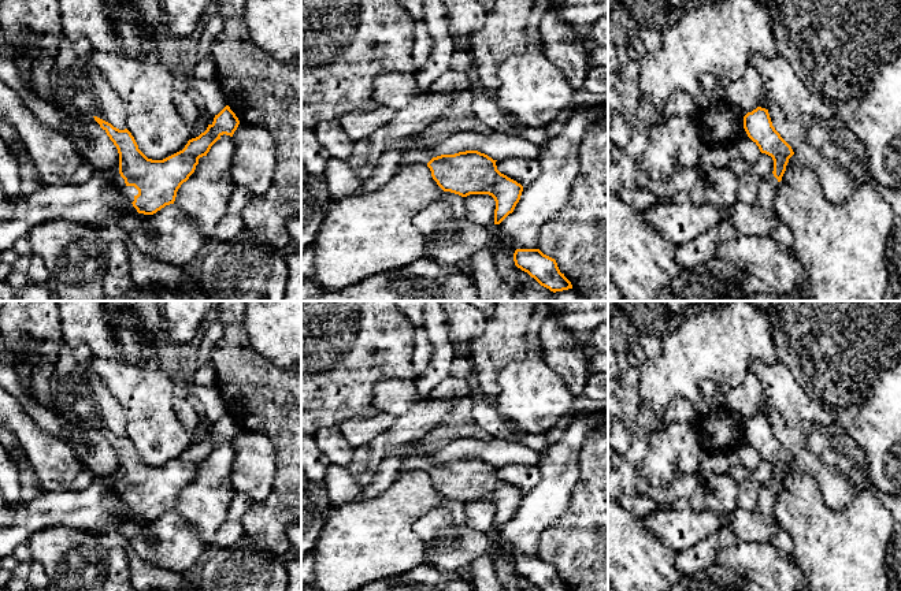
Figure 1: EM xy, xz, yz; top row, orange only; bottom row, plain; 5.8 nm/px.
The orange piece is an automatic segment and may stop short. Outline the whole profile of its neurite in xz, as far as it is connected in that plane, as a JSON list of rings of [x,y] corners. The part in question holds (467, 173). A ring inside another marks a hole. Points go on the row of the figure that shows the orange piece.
[[[412,144],[400,157],[398,167],[423,163],[433,179],[444,192],[461,197],[489,194],[496,201],[494,224],[500,224],[513,212],[520,200],[523,186],[501,174],[493,160],[478,150],[433,157],[420,144]]]

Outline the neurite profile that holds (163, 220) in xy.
[[[174,204],[153,215],[118,220],[144,254],[177,267],[189,264],[210,242],[196,220]]]

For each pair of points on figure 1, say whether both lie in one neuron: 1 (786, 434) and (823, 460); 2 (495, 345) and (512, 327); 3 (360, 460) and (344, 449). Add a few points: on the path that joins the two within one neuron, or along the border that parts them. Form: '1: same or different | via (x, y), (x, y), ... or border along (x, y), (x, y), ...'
1: same | via (796, 443), (814, 460)
2: same | via (499, 341), (508, 331)
3: different | border along (356, 448), (347, 467)

